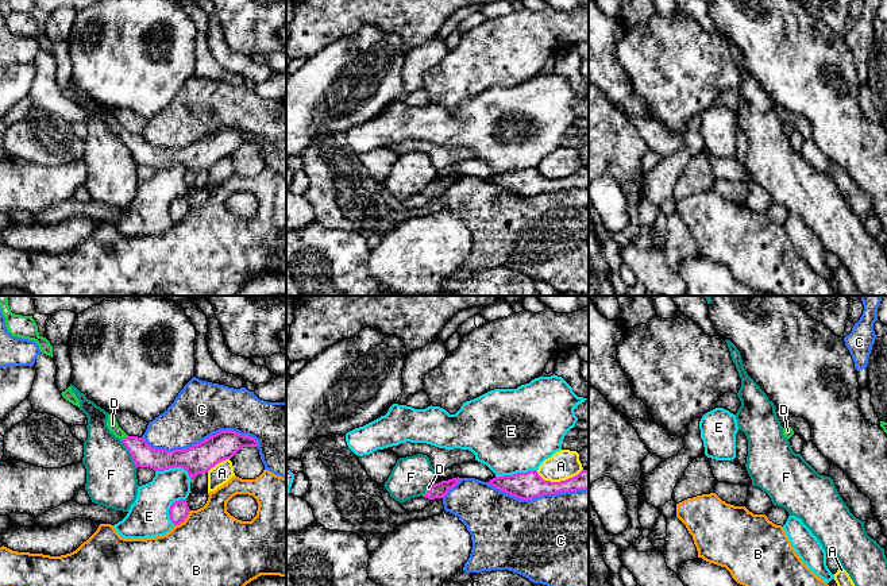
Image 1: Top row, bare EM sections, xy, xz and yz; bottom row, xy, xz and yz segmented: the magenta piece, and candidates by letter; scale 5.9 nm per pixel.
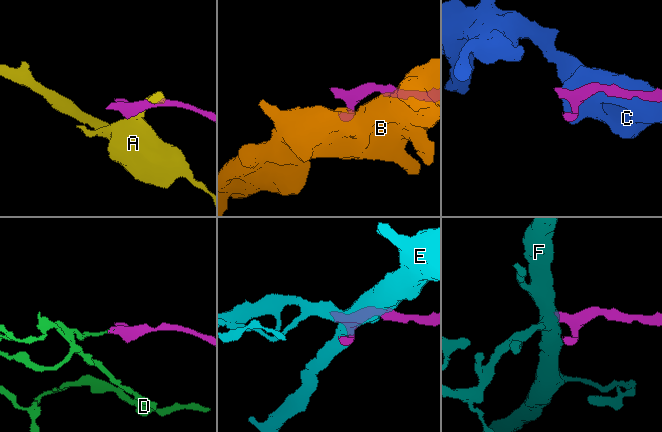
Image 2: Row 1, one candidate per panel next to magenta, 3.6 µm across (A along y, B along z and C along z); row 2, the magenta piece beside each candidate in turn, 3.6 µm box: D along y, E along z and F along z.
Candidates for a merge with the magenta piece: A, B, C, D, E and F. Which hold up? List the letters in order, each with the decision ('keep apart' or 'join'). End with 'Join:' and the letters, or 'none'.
A: keep apart
B: keep apart
C: keep apart
D: join
E: keep apart
F: keep apart
Join: D

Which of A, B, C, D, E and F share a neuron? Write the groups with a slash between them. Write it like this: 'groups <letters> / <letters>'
groups A / B / C / D / E / F

